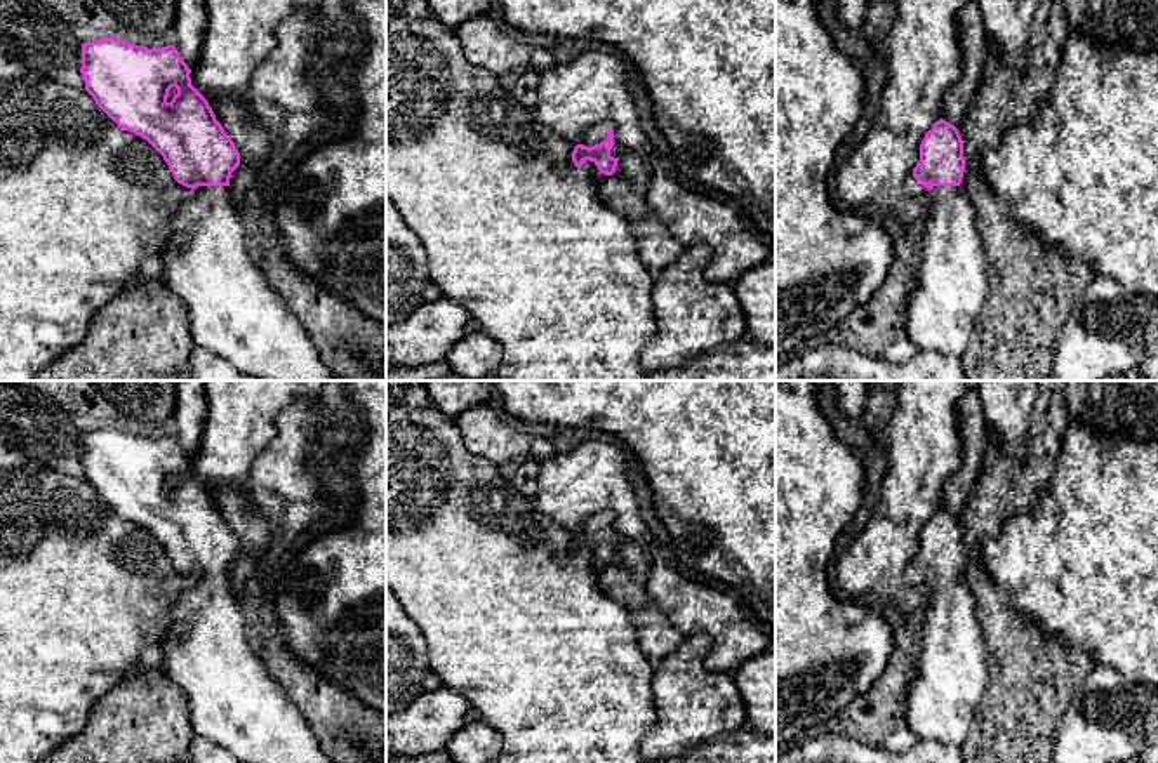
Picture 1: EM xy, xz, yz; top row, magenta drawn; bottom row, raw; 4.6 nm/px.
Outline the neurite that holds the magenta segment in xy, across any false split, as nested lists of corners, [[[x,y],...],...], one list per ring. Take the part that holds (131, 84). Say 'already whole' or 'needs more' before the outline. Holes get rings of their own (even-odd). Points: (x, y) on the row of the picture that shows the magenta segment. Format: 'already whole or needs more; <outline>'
needs more; [[[115,36],[82,43],[85,90],[96,104],[122,129],[146,139],[167,162],[174,179],[191,188],[172,221],[174,233],[158,254],[162,280],[188,308],[195,346],[219,355],[236,370],[257,381],[334,381],[303,323],[289,311],[280,294],[266,282],[261,268],[249,257],[245,226],[230,189],[231,172],[240,165],[240,153],[216,120],[207,99],[191,85],[191,70],[174,45],[148,49]]]

